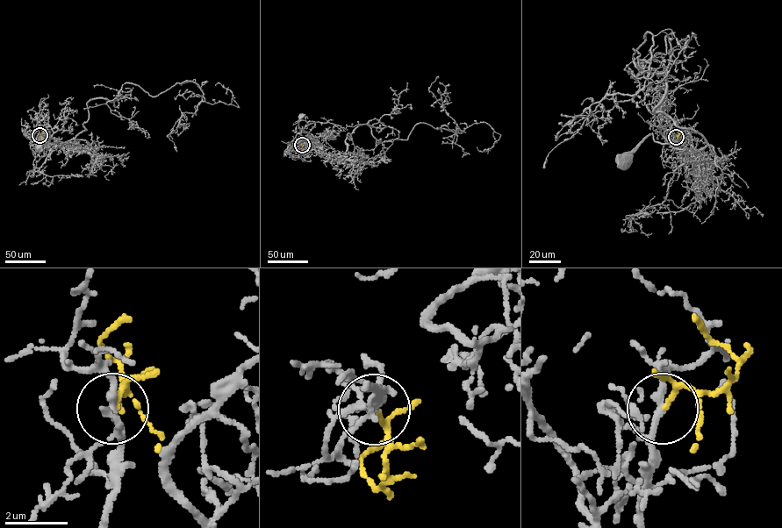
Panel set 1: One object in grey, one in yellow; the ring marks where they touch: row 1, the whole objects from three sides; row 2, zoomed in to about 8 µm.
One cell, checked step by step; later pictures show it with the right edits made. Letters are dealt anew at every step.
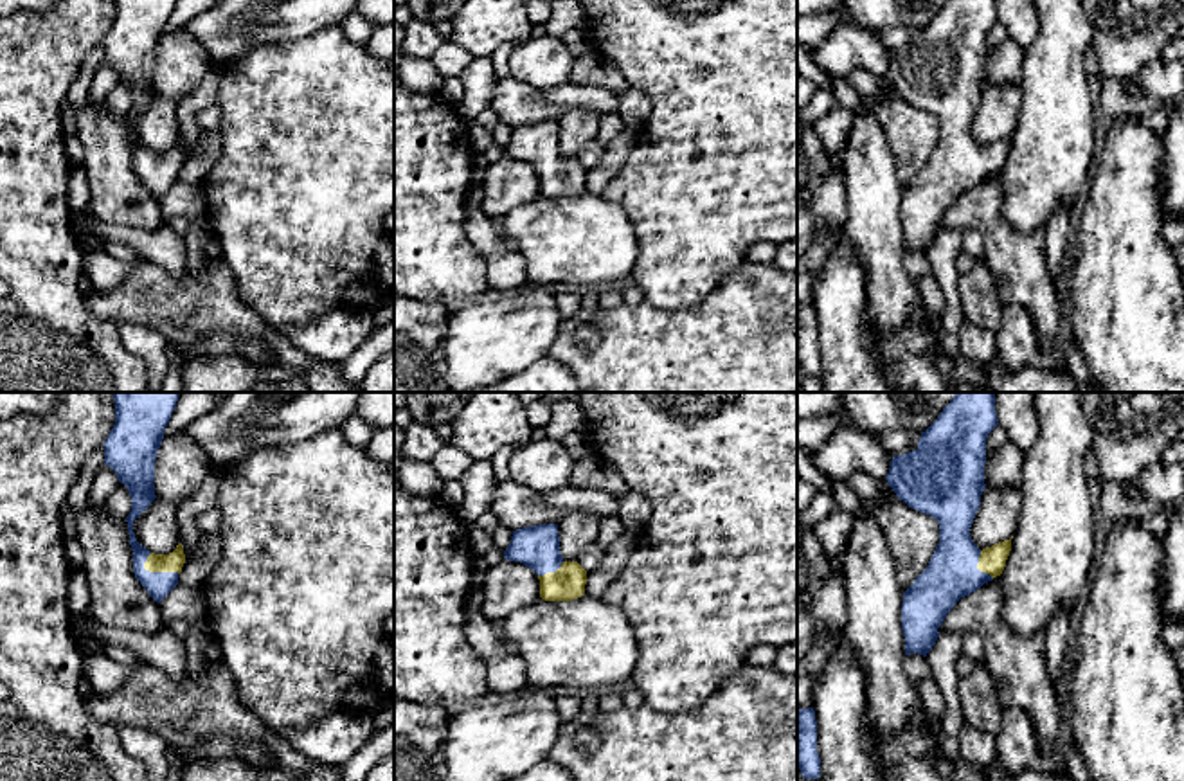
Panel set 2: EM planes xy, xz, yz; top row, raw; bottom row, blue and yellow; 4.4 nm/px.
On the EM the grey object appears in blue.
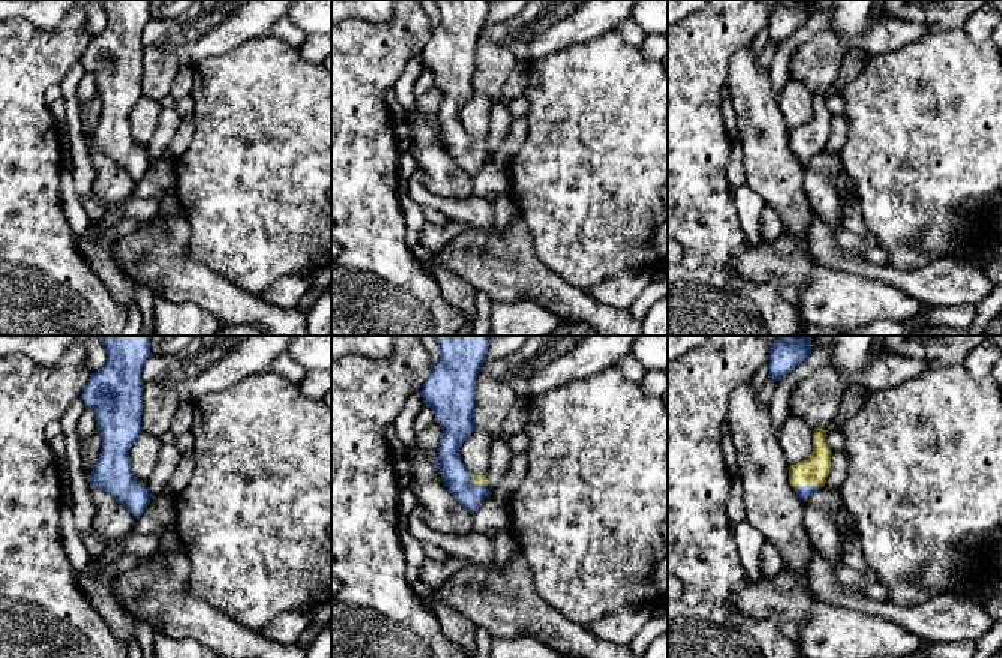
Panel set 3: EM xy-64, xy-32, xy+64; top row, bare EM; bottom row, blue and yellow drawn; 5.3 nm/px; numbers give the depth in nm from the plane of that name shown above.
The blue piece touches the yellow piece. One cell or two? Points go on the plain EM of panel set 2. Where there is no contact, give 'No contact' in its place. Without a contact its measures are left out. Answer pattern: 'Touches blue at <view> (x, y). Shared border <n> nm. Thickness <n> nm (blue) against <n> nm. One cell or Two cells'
Touches blue at xy (161, 170). Shared border 170 nm. Thickness 110 nm (blue) against 90 nm. One cell

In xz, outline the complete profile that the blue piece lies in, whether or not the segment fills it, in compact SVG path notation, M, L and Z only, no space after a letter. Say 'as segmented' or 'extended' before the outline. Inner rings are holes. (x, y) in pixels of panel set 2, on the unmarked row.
extended; M556 121L513 128L504 155L520 158L538 171L540 194L545 198L572 198L585 191L587 167L578 158L561 155Z

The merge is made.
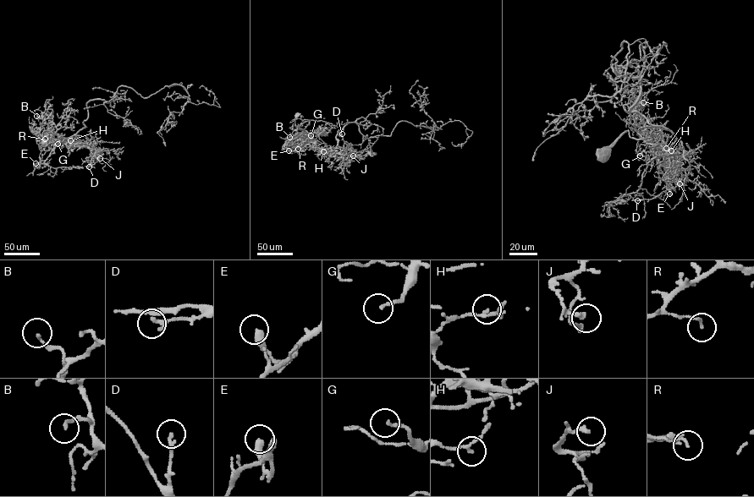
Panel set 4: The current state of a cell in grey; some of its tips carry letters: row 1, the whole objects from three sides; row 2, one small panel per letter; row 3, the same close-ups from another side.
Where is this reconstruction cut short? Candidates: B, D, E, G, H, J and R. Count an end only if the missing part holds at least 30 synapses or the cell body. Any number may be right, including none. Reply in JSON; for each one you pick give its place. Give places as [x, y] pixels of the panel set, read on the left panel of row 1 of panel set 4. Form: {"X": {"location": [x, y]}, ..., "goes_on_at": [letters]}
{"goes_on_at": []}

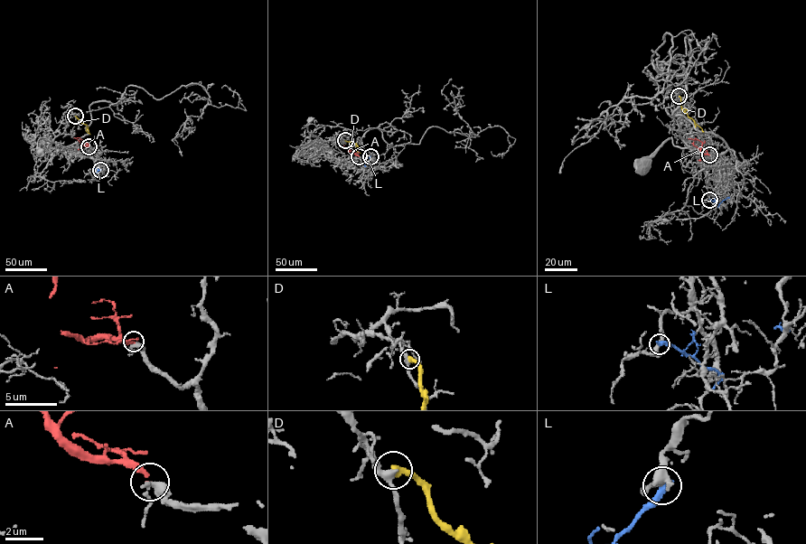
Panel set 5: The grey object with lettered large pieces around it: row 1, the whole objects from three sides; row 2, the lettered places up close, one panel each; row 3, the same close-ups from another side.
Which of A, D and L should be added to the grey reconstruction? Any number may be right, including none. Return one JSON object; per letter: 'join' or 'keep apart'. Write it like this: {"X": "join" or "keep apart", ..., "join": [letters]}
{"A": "join", "D": "keep apart", "L": "keep apart", "join": ["A"]}

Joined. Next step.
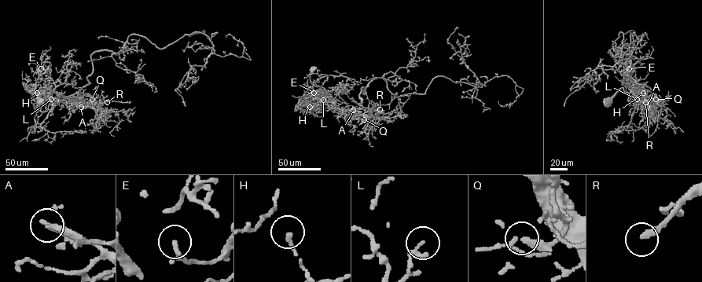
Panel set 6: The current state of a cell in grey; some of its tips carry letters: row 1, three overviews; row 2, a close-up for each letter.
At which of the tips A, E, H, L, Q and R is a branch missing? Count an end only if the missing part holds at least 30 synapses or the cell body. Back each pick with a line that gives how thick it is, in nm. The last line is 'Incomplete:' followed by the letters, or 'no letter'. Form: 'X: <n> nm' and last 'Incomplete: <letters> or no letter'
A: 280 nm
Incomplete: A

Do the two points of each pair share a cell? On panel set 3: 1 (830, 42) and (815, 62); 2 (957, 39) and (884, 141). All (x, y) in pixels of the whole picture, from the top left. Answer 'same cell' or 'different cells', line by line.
1: same cell
2: same cell

